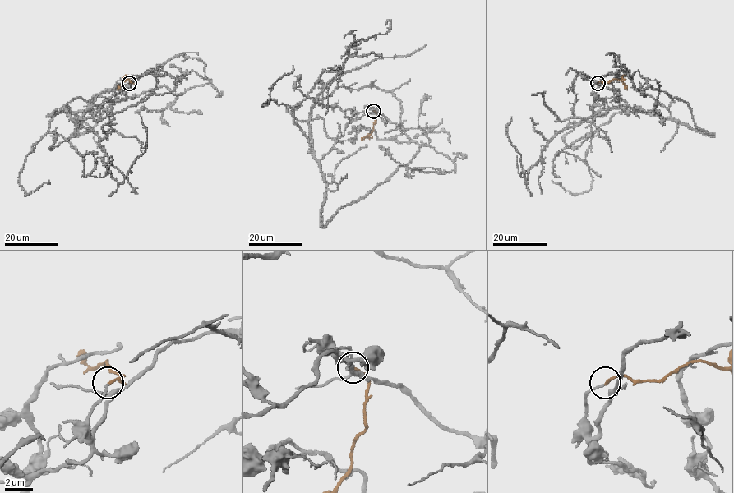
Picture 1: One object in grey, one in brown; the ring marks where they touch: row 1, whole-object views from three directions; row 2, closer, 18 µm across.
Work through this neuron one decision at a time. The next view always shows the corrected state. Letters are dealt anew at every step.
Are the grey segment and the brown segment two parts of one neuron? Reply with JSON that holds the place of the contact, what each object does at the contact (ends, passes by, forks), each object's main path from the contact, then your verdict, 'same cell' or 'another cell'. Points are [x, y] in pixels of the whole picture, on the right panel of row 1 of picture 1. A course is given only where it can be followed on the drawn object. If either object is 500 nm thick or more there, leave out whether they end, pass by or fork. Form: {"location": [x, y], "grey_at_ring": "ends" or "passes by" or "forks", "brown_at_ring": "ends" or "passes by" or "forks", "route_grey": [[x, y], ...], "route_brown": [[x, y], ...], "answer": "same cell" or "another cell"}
{"location": [597, 83], "grey_at_ring": "forks", "brown_at_ring": "ends", "route_grey": [[597, 83], [607, 102], [579, 124], [635, 111], [593, 135], [588, 191], [551, 180]], "route_brown": [[597, 83], [617, 79], [623, 83], [626, 89]], "answer": "same cell"}

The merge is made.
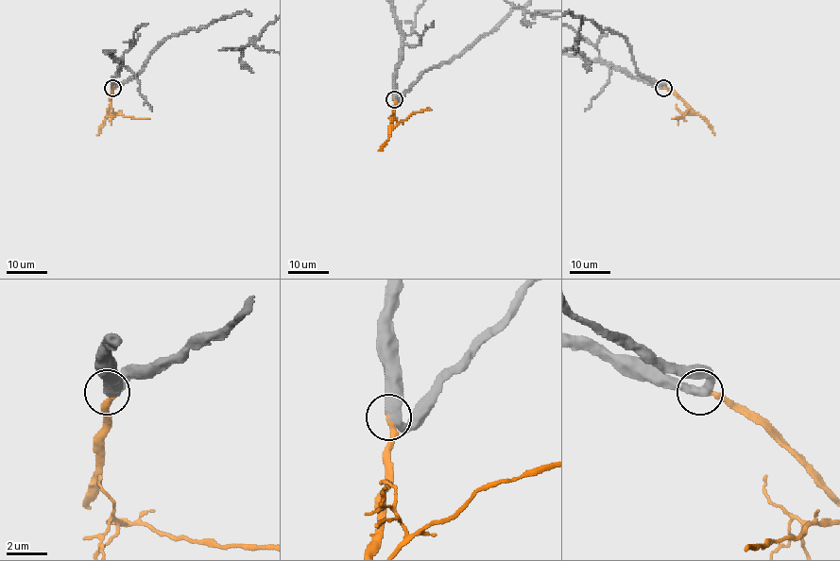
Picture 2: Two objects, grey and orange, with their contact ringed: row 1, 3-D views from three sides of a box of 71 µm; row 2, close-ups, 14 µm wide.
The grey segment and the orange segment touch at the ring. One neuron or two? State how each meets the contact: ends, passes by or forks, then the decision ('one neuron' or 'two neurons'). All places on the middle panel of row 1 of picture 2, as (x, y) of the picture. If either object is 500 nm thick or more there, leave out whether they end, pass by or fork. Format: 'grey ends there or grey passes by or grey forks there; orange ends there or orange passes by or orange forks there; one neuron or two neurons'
grey passes by; orange ends there; one neuron

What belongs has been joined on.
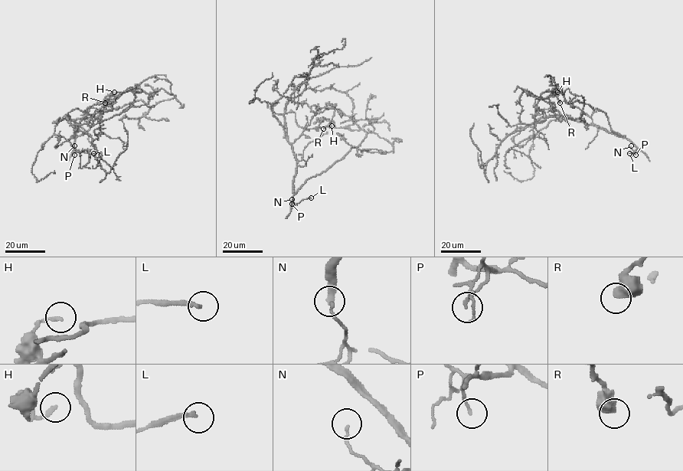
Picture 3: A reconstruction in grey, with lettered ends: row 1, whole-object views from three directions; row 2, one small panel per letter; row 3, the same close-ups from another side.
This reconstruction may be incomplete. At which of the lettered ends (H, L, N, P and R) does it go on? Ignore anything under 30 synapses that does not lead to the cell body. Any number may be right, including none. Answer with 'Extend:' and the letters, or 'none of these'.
Extend: none of these

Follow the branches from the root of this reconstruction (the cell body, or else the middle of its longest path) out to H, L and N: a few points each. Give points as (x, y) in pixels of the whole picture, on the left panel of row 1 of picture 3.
H: (92, 116), (100, 118), (105, 108), (104, 98), (114, 95), (111, 95), (114, 92)
L: (92, 116), (78, 108), (64, 116), (67, 115), (79, 125), (73, 148), (93, 153)
N: (92, 116), (78, 108), (64, 116), (67, 115), (79, 125), (73, 148), (76, 151), (74, 145)

